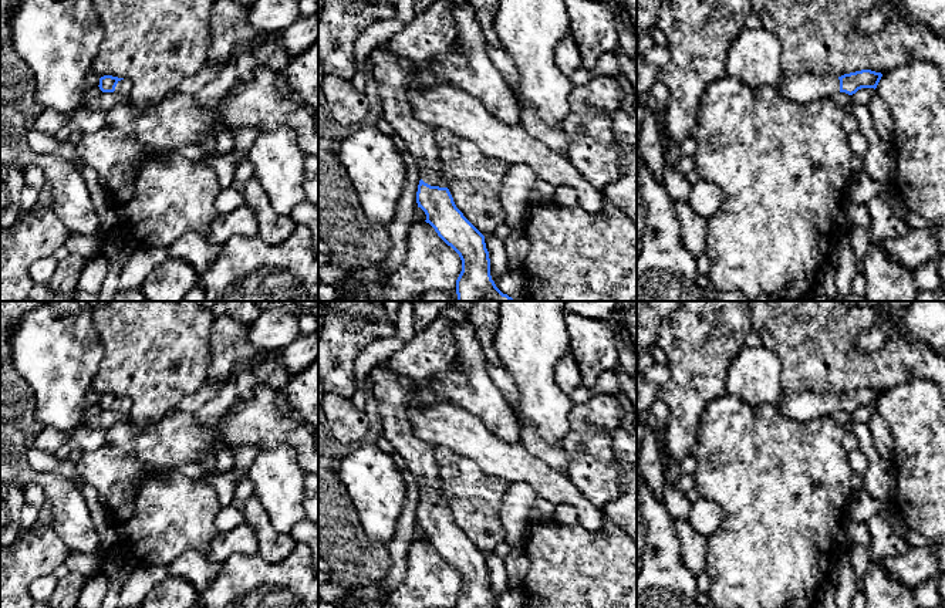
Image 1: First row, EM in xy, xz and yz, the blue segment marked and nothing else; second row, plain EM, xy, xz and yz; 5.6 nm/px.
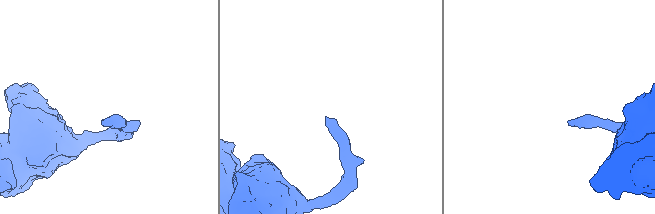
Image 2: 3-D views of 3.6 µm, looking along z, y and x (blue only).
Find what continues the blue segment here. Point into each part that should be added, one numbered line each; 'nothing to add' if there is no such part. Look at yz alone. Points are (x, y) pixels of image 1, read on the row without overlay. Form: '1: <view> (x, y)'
1: yz (799, 406)

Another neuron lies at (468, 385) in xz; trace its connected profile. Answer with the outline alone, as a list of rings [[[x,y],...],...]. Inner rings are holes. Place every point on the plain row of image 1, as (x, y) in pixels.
[[[469,320],[452,321],[452,335],[458,345],[458,362],[452,371],[441,372],[428,384],[415,385],[415,396],[423,403],[450,402],[479,416],[485,426],[500,440],[517,443],[520,423],[502,391],[492,382],[486,369],[486,357]]]

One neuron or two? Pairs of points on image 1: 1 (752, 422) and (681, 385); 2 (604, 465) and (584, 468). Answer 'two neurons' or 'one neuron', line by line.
1: two neurons
2: one neuron

